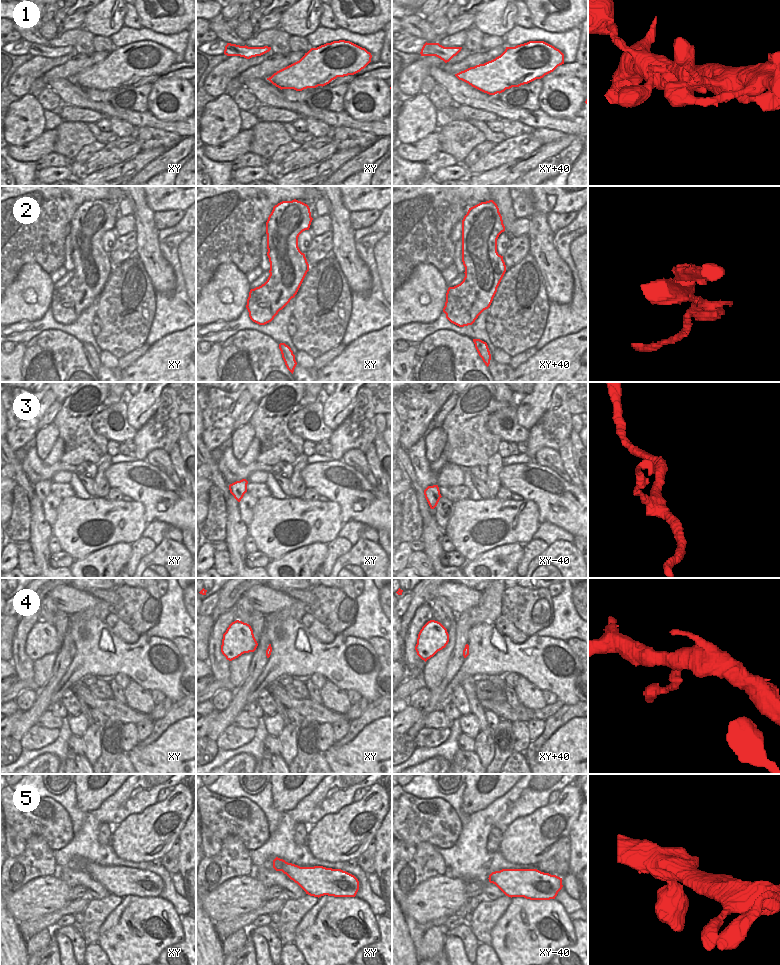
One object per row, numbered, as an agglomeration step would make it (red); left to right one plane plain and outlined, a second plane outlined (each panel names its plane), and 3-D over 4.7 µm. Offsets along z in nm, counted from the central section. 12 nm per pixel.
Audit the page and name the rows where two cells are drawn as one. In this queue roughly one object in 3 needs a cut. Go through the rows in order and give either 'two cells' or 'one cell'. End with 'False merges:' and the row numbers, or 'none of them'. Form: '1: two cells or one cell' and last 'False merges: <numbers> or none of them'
1: one cell
2: two cells
3: one cell
4: one cell
5: two cells
False merges: 2, 5

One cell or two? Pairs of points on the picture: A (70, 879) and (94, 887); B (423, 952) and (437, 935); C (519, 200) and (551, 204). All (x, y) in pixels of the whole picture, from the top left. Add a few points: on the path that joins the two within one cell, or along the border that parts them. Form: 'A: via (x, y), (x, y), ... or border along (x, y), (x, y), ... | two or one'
A: via (76, 879), (84, 879), (88, 882) | one
B: via (427, 948), (433, 939) | one
C: via (527, 204), (543, 204) | one

